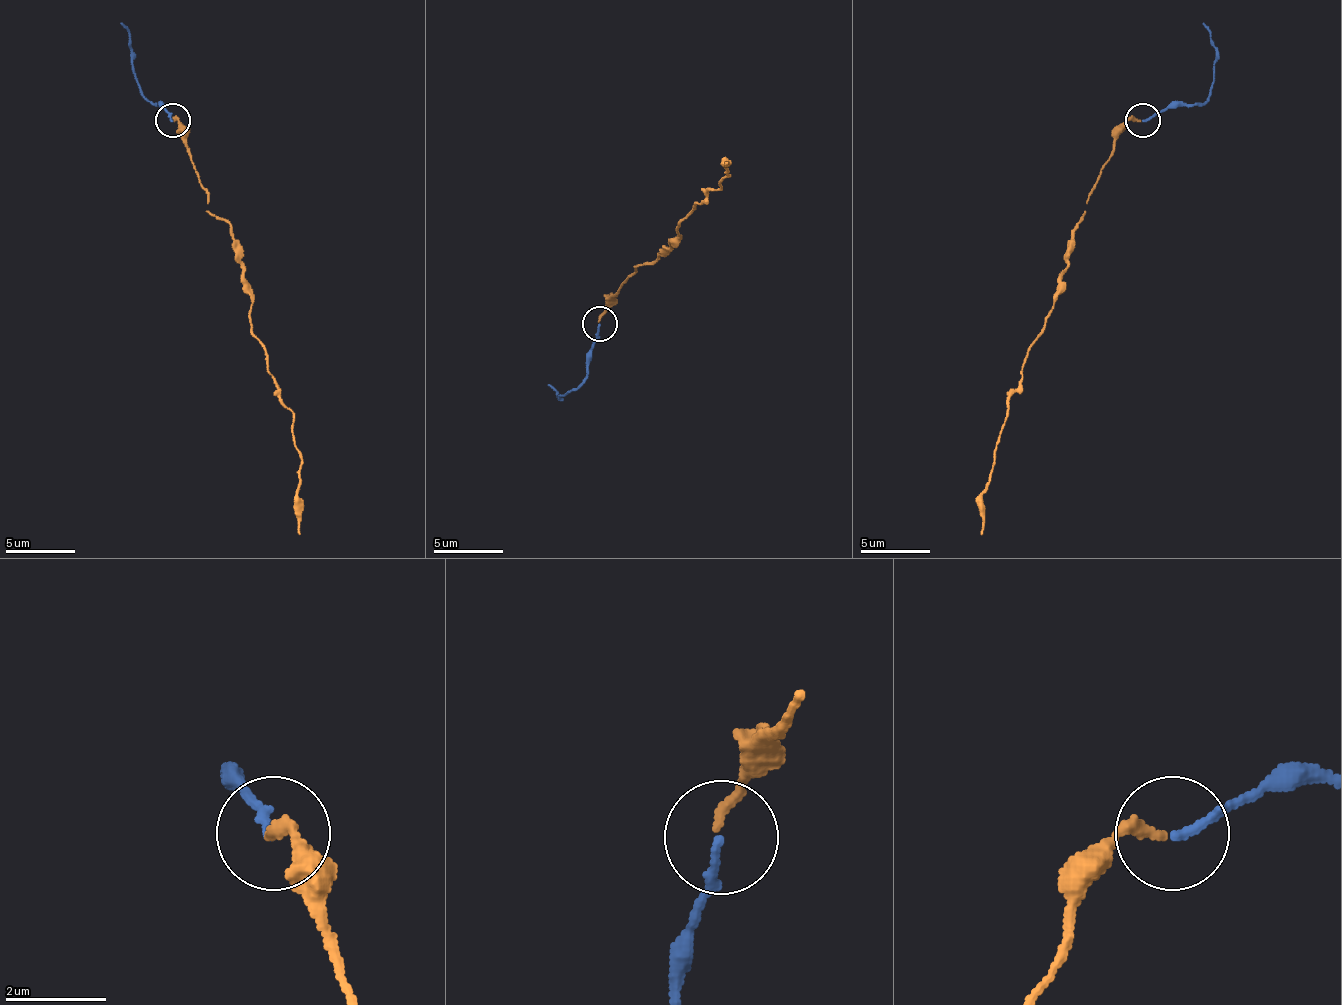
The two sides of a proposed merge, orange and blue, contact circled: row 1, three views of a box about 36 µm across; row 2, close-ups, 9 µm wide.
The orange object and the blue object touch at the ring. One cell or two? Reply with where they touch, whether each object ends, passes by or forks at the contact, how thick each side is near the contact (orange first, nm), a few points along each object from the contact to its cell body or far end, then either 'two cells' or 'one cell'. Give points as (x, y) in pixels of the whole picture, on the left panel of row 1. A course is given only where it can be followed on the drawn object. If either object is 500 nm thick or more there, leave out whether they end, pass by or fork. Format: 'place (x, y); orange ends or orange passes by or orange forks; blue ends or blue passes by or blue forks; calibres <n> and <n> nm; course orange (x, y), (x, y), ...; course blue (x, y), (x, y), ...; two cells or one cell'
place (172, 120); orange ends; blue ends; calibres 200 and 160 nm; course orange (171, 119), (206, 210), (231, 227), (252, 297), (252, 335), (293, 415), (300, 534); course blue (171, 119), (161, 105), (144, 95), (130, 46), (130, 32), (119, 22); one cell

